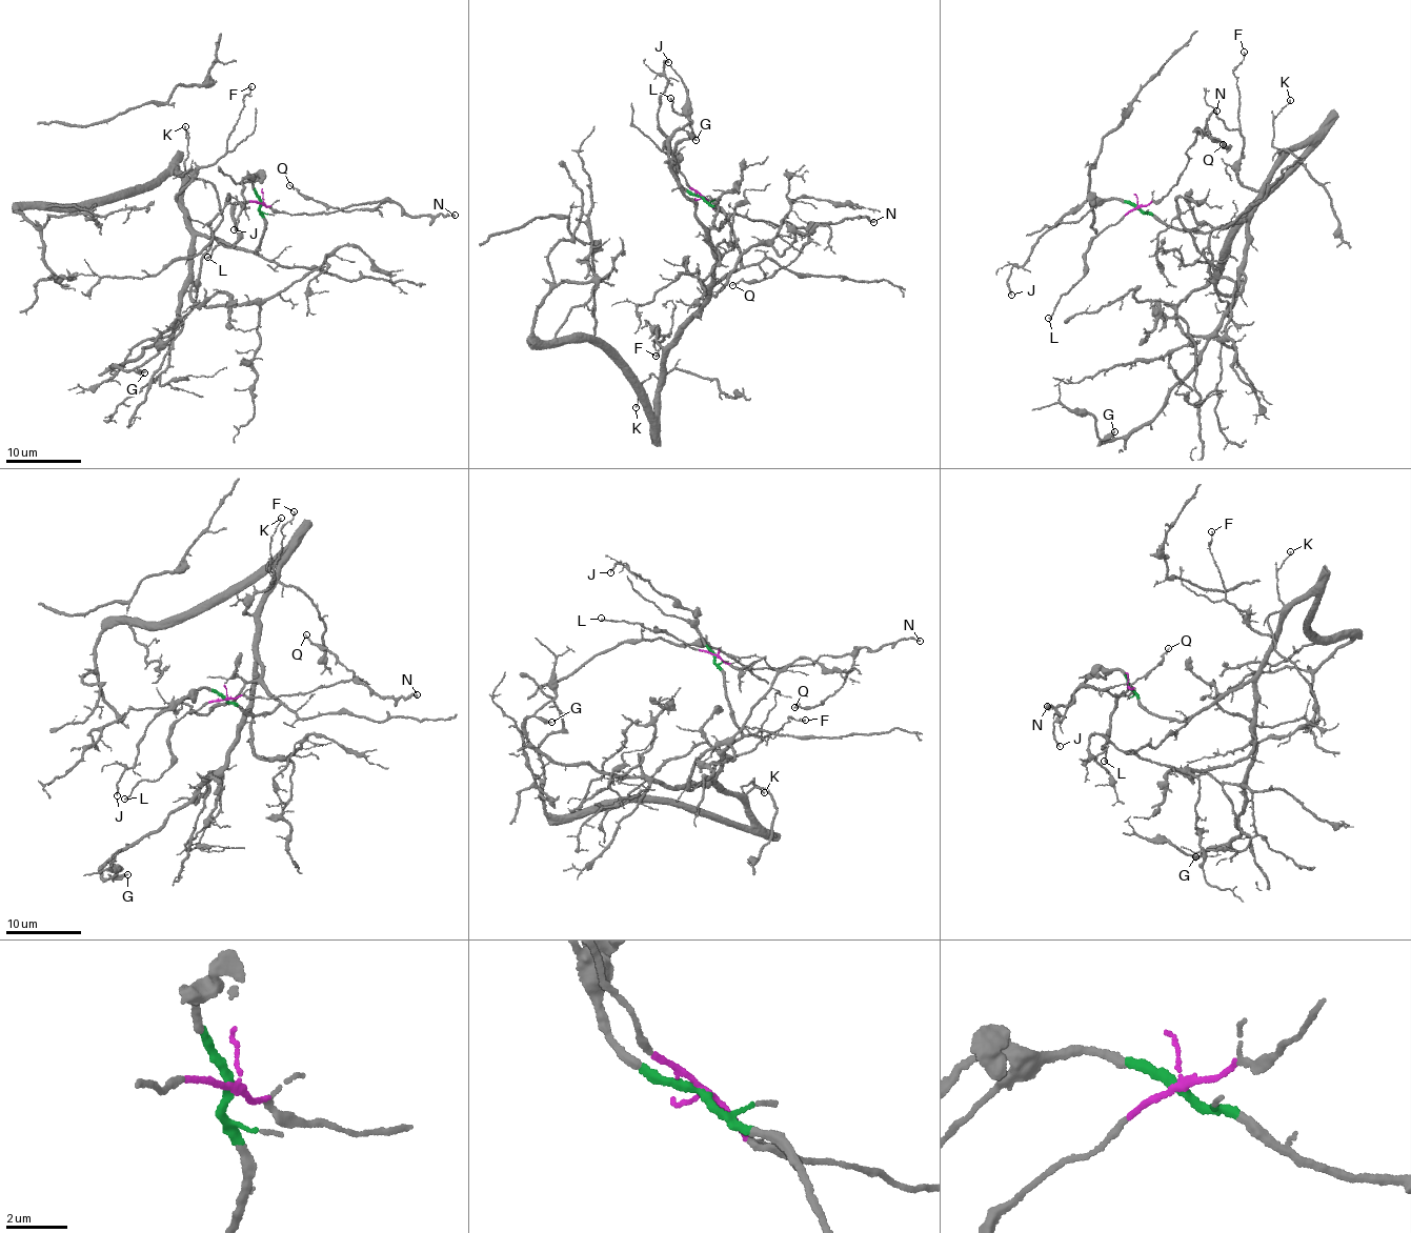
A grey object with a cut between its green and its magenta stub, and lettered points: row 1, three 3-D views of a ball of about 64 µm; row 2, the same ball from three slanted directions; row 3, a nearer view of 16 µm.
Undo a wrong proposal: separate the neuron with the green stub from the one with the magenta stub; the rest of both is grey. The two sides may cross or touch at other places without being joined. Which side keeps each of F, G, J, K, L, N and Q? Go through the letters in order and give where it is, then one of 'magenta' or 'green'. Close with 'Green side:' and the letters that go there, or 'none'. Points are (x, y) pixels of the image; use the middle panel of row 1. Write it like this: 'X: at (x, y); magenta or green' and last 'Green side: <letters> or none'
F: at (656, 356); green
G: at (696, 140); green
J: at (668, 62); green
K: at (636, 407); green
L: at (670, 98); magenta
N: at (873, 222); magenta
Q: at (732, 285); magenta
Green side: F, G, J, K

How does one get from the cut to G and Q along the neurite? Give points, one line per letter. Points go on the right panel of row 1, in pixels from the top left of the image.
G: (1136, 208), (1200, 233), (1245, 221), (1244, 268), (1198, 364), (1156, 416), (1099, 441), (1114, 431)
Q: (1136, 208), (1171, 190), (1188, 163), (1186, 153), (1196, 136), (1212, 137), (1229, 146), (1224, 148), (1223, 144)

